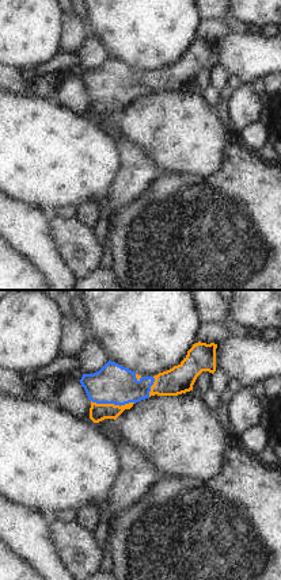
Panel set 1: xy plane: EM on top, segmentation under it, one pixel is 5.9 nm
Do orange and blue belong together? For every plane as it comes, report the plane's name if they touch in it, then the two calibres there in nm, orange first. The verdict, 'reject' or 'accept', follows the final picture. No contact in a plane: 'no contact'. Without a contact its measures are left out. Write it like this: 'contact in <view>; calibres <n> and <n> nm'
contact in xy; calibres 110 and 240 nm

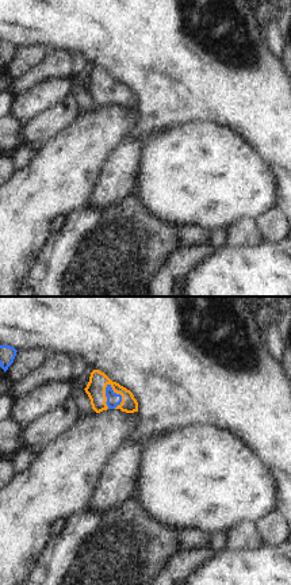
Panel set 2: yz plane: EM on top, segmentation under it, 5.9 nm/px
contact in yz; calibres 120 and 80 nm

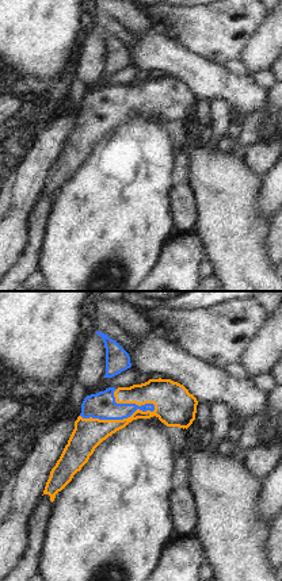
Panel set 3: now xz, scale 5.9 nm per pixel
contact in xz; calibres 180 and 160 nm

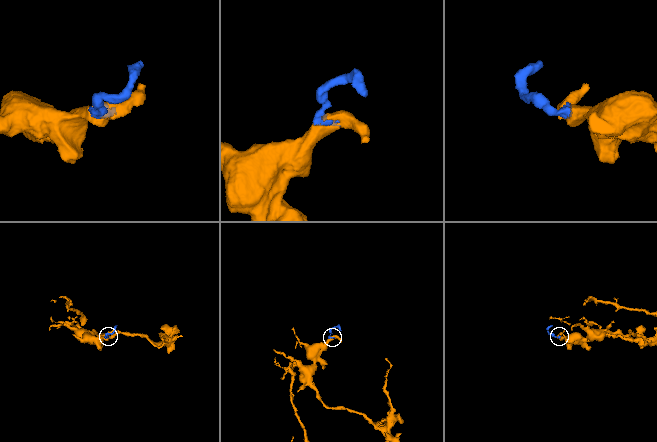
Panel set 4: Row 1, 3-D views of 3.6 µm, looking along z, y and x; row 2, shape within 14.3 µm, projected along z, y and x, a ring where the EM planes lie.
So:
accept

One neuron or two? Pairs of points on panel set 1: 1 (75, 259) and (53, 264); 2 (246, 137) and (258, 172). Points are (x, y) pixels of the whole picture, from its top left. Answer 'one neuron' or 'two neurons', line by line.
1: two neurons
2: two neurons

